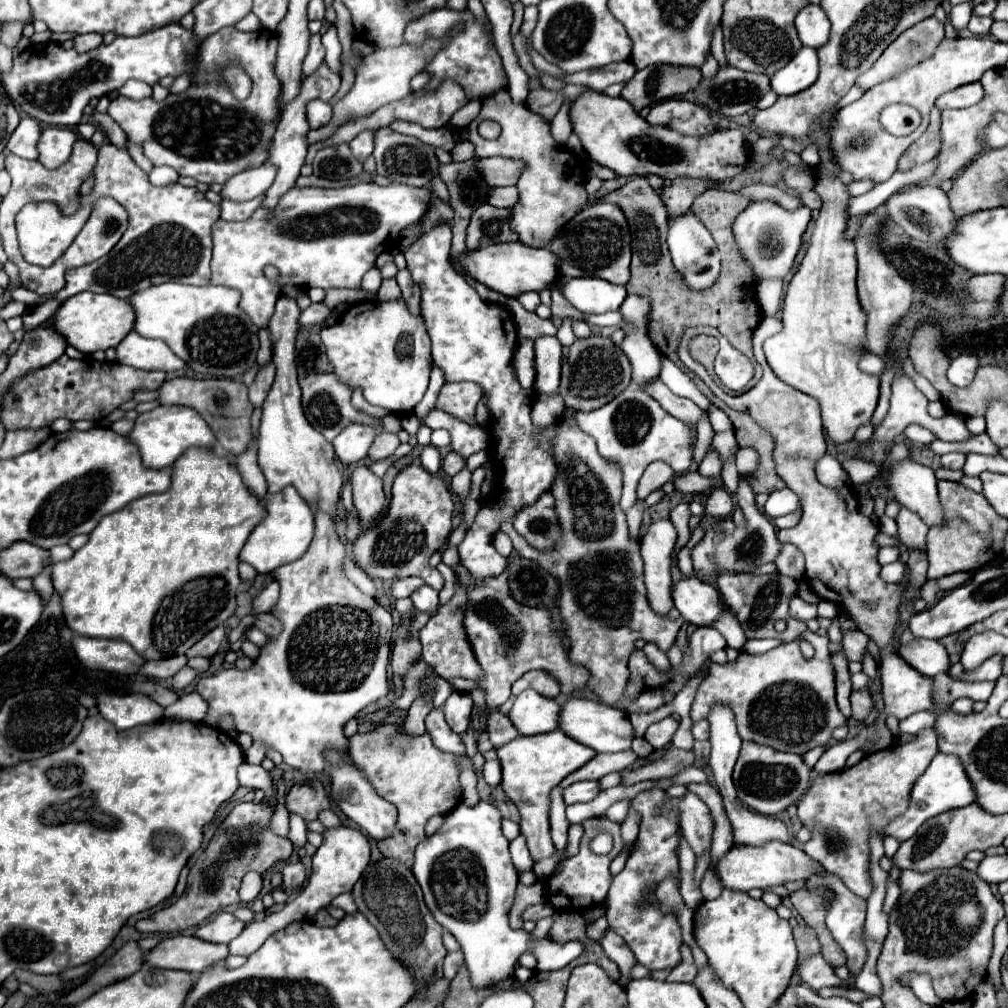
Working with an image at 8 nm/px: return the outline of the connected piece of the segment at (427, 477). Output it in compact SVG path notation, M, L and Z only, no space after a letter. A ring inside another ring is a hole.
M409 464L405 466L393 480L393 490L391 490L391 502L387 512L375 520L375 524L367 530L363 530L357 540L353 542L353 558L355 564L369 576L375 580L397 580L397 578L407 578L407 576L419 576L423 578L433 590L441 590L443 588L443 576L439 574L439 570L429 566L429 558L433 552L441 550L449 538L453 530L453 492L449 488L449 484L437 476L427 472L423 466L419 464Z

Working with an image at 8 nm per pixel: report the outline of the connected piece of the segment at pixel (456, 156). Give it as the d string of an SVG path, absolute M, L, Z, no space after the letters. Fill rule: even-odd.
M459 142L453 146L453 150L449 152L453 162L465 162L469 158L473 158L473 146L469 146L467 142Z

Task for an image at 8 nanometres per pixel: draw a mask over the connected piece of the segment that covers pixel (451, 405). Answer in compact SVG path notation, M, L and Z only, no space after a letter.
M445 382L439 396L437 396L435 408L451 414L453 418L457 418L461 422L477 426L475 406L481 400L481 396L483 396L483 390L481 390L479 384L473 384L473 382L457 382L457 384Z

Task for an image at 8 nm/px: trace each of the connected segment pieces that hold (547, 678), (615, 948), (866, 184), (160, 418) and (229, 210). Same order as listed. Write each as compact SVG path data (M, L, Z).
M531 670L531 672L523 674L513 684L513 694L517 696L517 694L521 694L527 688L533 688L533 690L537 690L543 696L549 696L549 698L557 698L557 694L559 694L557 680L549 672L545 672L545 670Z
M607 928L605 936L599 940L599 944L603 946L605 954L619 966L621 970L621 986L627 986L629 982L629 972L633 968L633 964L637 962L635 956L629 952L625 940L621 940L619 934L615 934L611 928Z
M870 180L854 181L847 186L850 196L859 196L867 193L874 187L874 183Z
M159 406L151 412L141 414L135 420L135 428L131 430L129 438L141 448L141 456L147 468L167 468L185 454L189 448L213 448L217 444L215 434L211 432L209 424L203 420L199 412L187 406Z
M261 196L259 198L253 198L249 202L241 202L241 204L235 204L231 200L223 200L221 202L221 218L227 220L227 222L241 222L241 220L247 220L261 204Z

